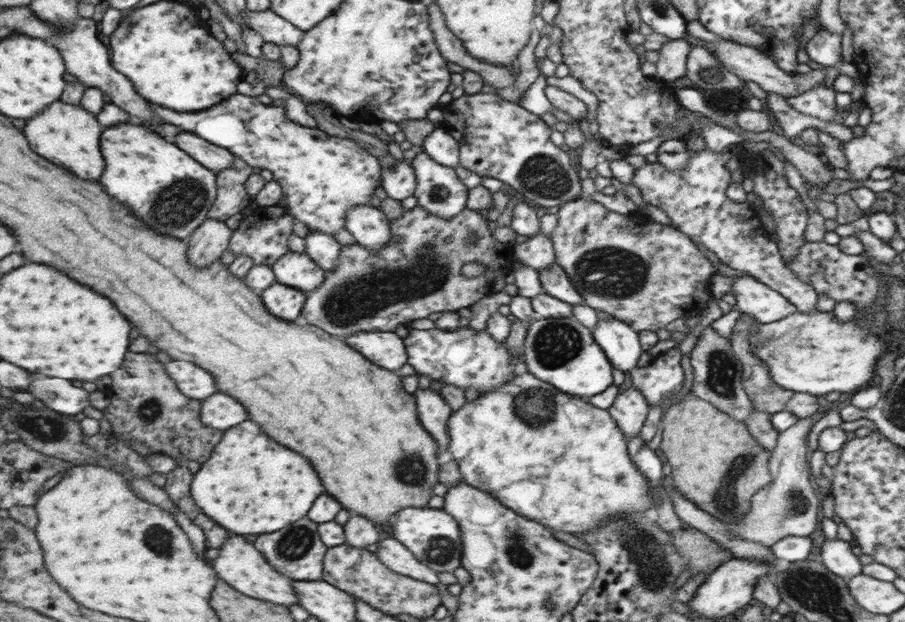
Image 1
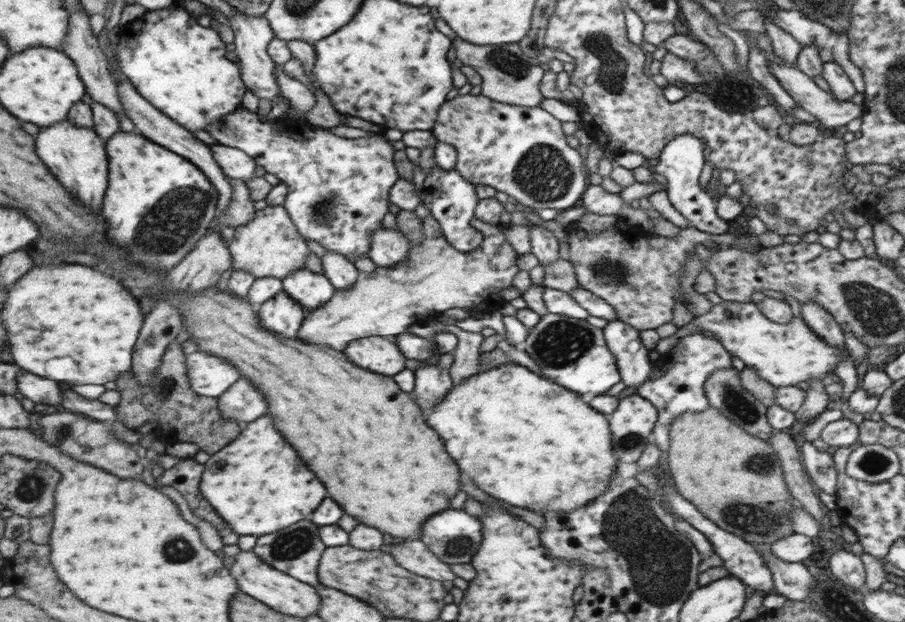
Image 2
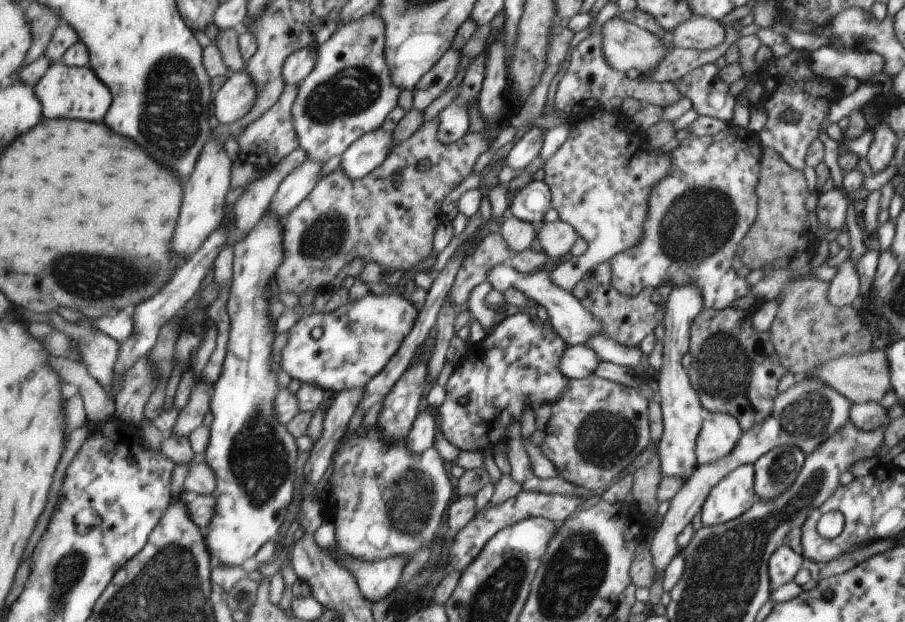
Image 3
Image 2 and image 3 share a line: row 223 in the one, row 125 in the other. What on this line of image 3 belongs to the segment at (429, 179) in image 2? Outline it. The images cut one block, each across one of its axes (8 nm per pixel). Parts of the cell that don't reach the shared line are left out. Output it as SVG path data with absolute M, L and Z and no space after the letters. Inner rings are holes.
M484 50L469 64L468 72L459 84L458 96L438 115L439 140L443 144L457 144L470 132L470 110L468 106L476 102L484 82L486 72L486 51Z

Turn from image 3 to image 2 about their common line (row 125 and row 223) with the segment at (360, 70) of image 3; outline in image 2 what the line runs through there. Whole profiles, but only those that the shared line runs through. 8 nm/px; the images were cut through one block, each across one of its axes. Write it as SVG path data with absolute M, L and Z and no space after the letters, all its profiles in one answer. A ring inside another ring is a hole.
M244 106L234 116L230 114L228 120L212 126L210 132L220 144L238 147L250 153L268 173L276 175L290 187L284 205L299 231L308 240L319 242L327 250L344 254L350 261L368 257L374 232L382 228L382 220L389 212L391 189L400 180L394 164L394 146L385 136L376 134L354 139L343 138L324 128L316 132L316 128L307 120L287 115L274 122L262 122L258 112L250 112Z

